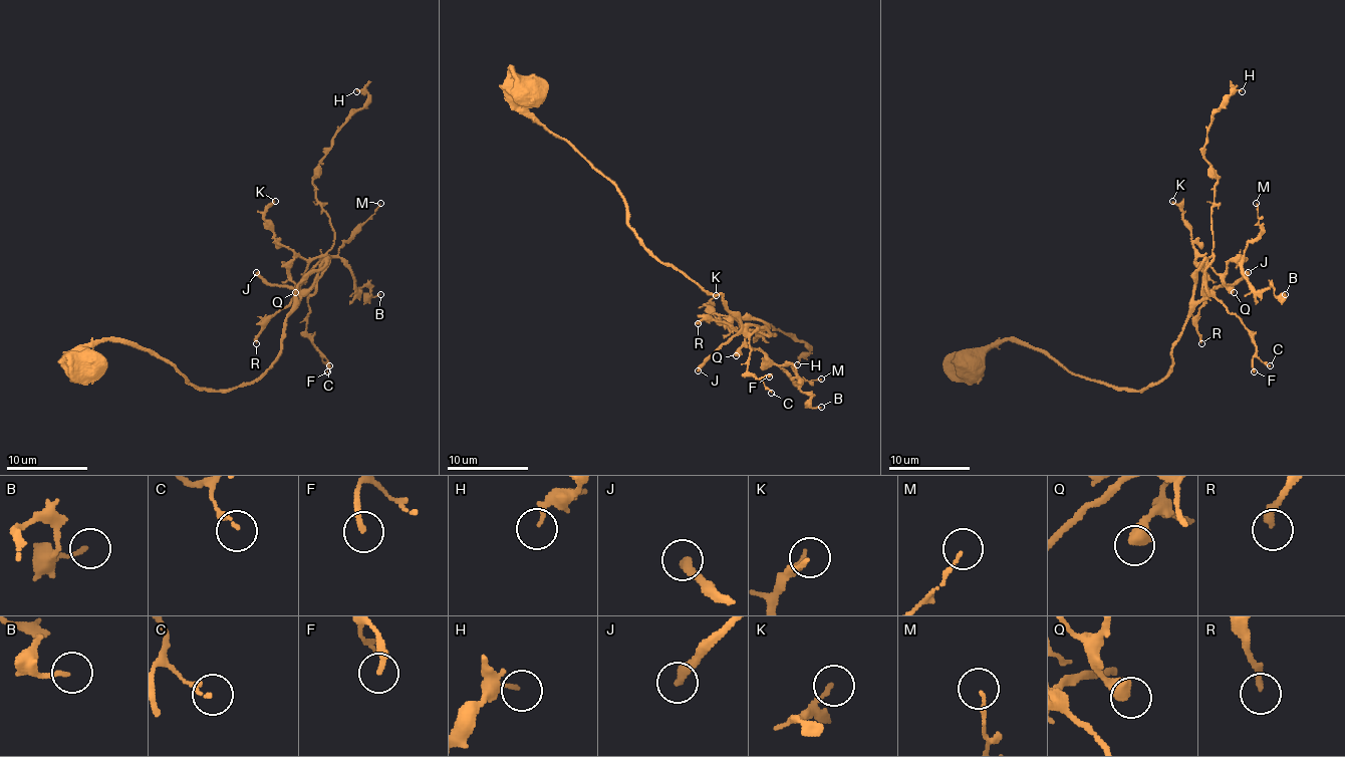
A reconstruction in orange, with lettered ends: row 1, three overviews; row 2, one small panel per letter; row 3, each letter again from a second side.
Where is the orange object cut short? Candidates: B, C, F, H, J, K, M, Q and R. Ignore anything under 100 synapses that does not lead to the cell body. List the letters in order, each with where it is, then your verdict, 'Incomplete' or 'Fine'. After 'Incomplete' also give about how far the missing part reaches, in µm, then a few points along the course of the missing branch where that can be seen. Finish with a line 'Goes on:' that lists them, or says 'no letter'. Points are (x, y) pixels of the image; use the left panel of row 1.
B: Place: (380, 294). Fine
C: Place: (329, 365). Fine
F: Place: (327, 371). Fine
H: Place: (356, 91). Fine
J: Place: (256, 272). Incomplete. Missing length about 40 µm. Course of what is missing: (256, 272), (246, 272), (206, 229), (202, 205), (222, 187), (246, 181), (269, 163), (263, 136), (260, 146)
K: Place: (275, 201). Fine
M: Place: (380, 203). Fine
Q: Place: (295, 292). Fine
R: Place: (256, 343). Fine
Goes on: J

